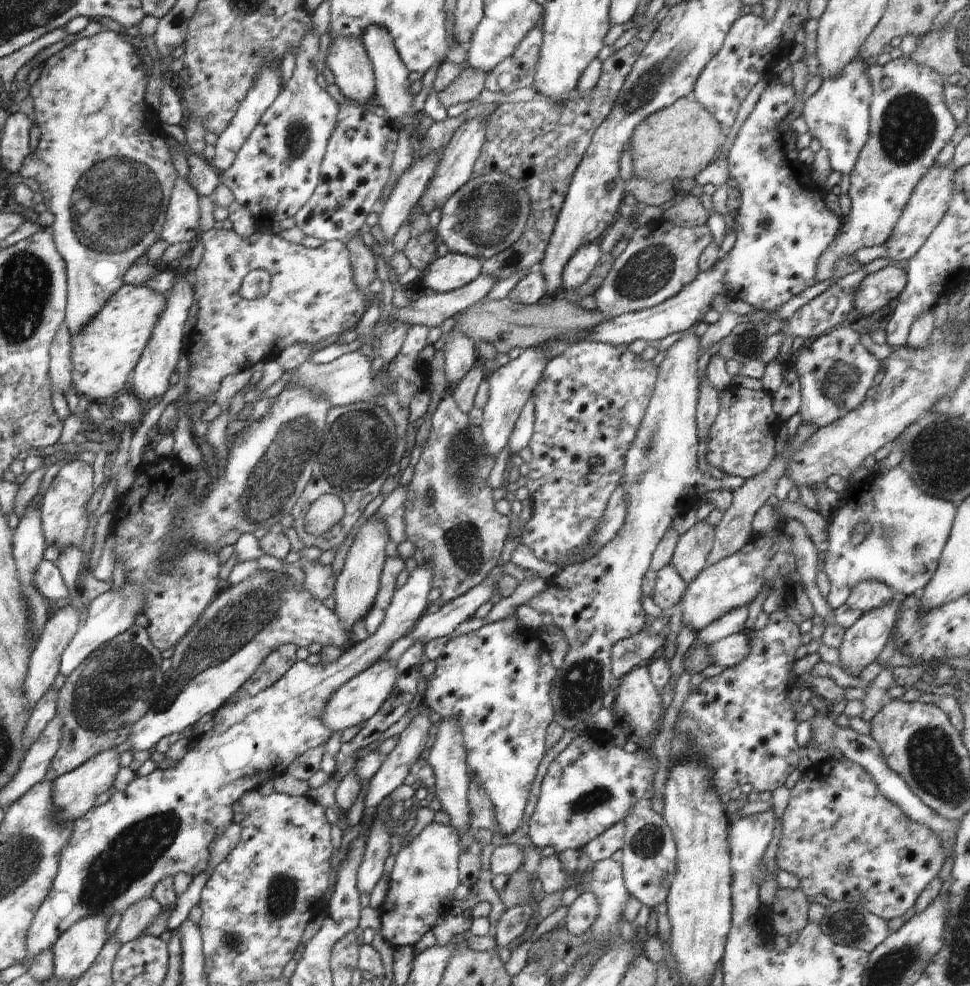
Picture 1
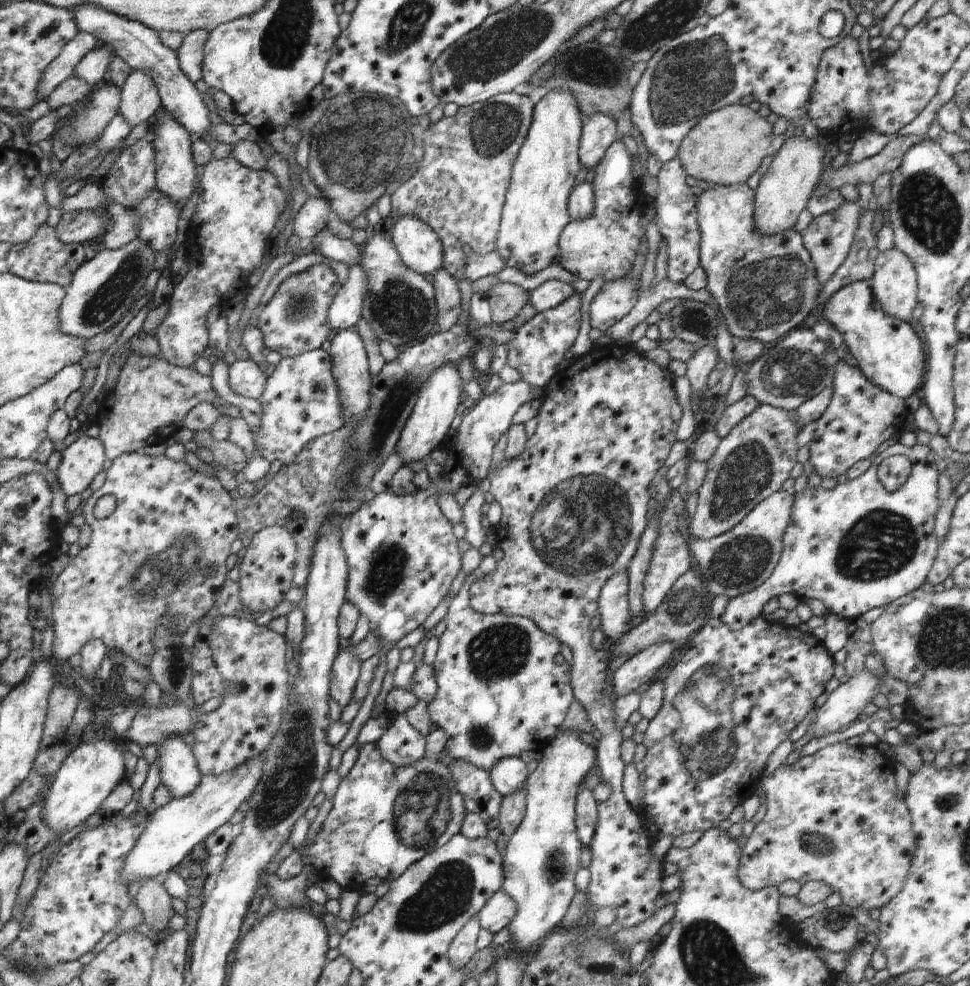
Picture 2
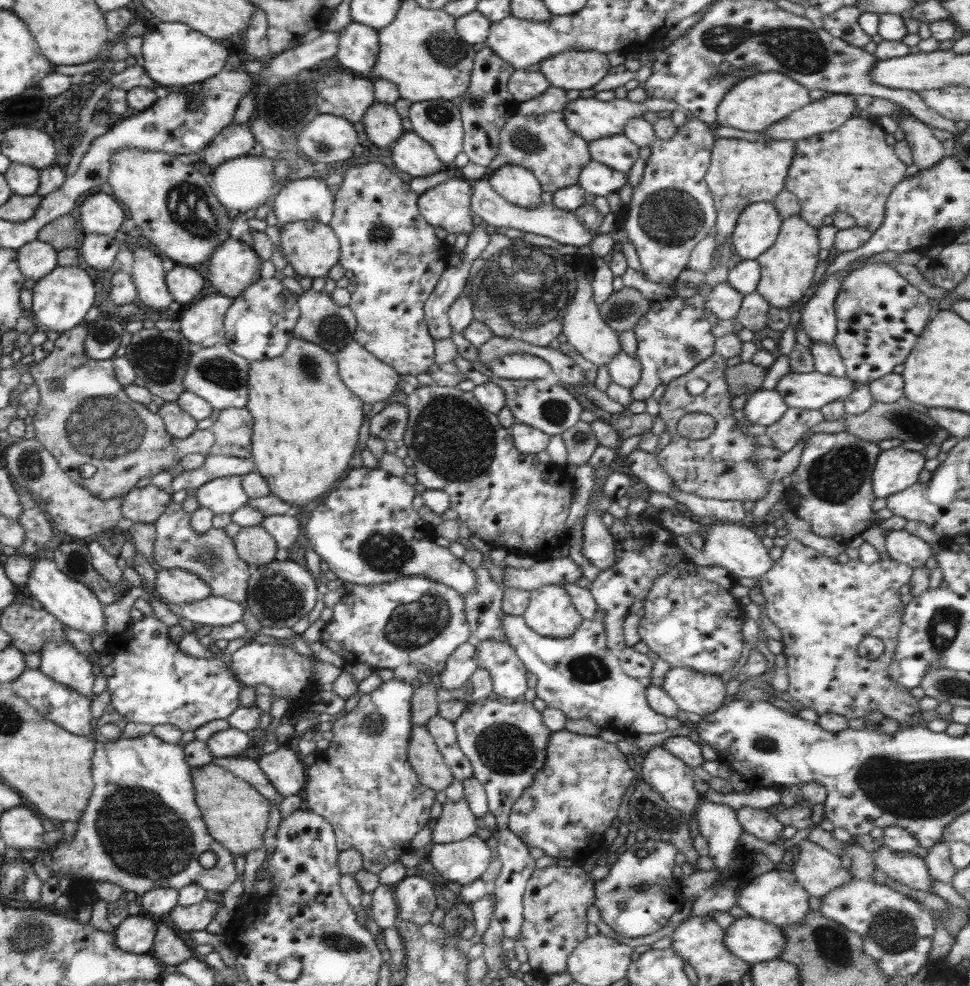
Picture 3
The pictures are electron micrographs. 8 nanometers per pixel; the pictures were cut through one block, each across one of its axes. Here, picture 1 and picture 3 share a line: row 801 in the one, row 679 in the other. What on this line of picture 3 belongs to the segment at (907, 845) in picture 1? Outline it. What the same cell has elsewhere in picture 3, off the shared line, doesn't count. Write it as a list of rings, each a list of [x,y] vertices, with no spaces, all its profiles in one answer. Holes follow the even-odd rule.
[[[788,538],[788,543],[783,548],[782,556],[774,562],[774,566],[768,570],[768,573],[758,578],[758,584],[765,597],[764,608],[766,609],[766,616],[768,616],[770,622],[775,623],[783,636],[781,640],[783,644],[782,653],[786,657],[788,679],[790,679],[790,686],[787,692],[794,698],[794,701],[801,702],[804,708],[814,710],[819,716],[827,714],[828,712],[834,712],[849,720],[860,717],[864,718],[864,714],[868,713],[868,711],[880,711],[886,718],[897,720],[898,723],[902,725],[912,724],[912,715],[921,711],[919,708],[919,699],[914,698],[908,689],[894,683],[893,680],[888,677],[887,672],[888,665],[892,663],[892,659],[894,659],[894,655],[896,655],[896,645],[898,645],[899,639],[898,631],[900,631],[902,616],[904,616],[904,608],[906,606],[900,599],[901,594],[899,590],[902,586],[909,584],[913,570],[914,568],[911,566],[892,558],[889,560],[880,559],[878,562],[874,562],[874,564],[864,564],[860,559],[850,559],[846,564],[840,564],[840,562],[835,562],[834,559],[824,556],[812,547],[806,546],[796,539]],[[868,636],[876,636],[876,638],[880,638],[880,640],[884,642],[884,652],[874,660],[869,660],[858,655],[858,644],[860,644],[864,638],[868,638]]]

